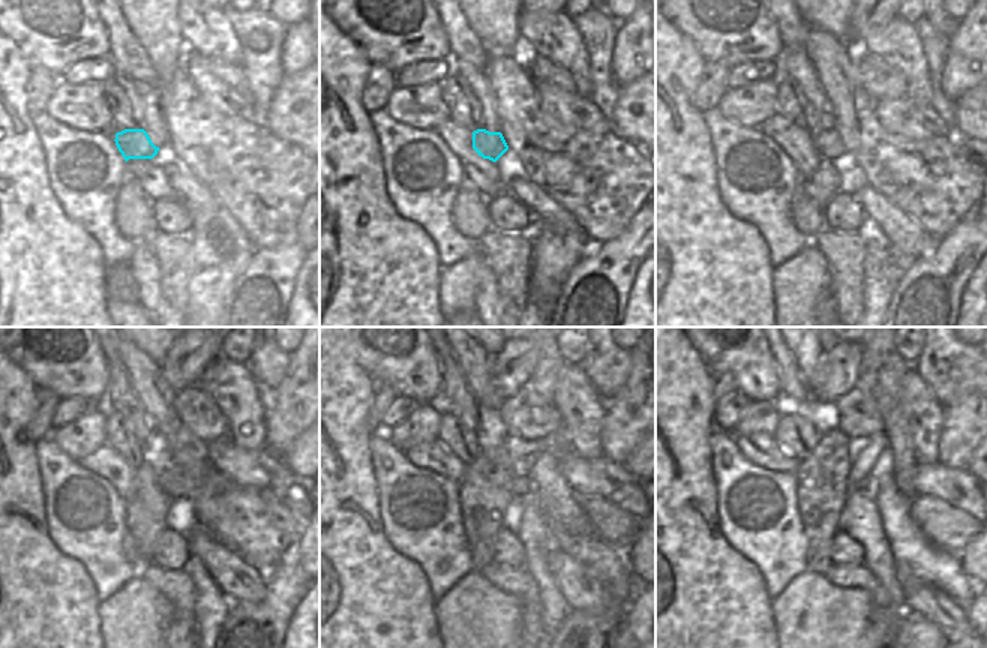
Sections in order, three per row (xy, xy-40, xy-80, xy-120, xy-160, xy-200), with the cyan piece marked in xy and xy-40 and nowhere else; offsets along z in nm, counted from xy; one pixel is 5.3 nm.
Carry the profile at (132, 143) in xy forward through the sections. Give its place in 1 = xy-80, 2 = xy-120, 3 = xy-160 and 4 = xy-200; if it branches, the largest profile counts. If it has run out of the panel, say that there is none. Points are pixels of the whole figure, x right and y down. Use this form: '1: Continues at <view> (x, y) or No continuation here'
1: Continues at xy-80 (828, 143)
2: Continues at xy-120 (171, 480)
3: Continues at xy-160 (522, 488)
4: Continues at xy-200 (867, 486)

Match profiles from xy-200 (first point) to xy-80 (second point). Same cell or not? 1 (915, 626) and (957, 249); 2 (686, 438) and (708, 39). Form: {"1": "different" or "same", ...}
{"1": "same", "2": "different"}

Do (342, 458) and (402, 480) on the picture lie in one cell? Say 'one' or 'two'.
two

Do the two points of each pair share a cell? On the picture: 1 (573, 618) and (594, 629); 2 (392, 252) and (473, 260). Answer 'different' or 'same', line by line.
1: same
2: different

